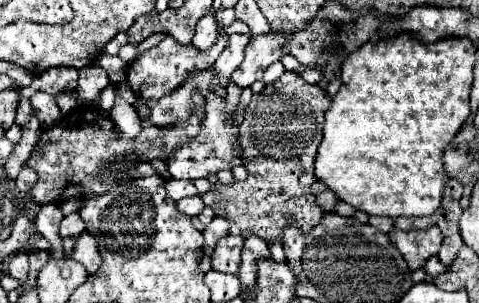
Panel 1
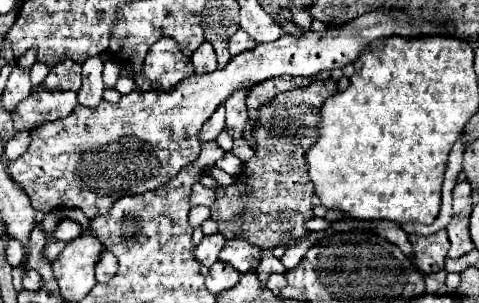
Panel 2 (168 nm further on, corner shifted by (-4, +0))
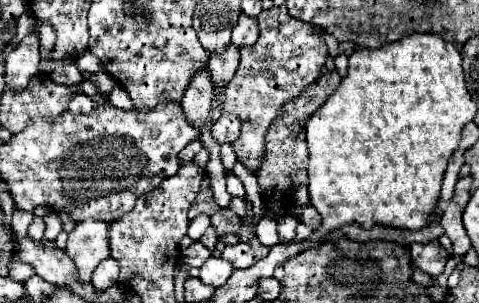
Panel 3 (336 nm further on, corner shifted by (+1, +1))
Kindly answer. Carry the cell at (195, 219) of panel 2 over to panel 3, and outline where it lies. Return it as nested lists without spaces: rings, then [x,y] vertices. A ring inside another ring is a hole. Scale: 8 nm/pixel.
[[[201,214],[201,216],[197,216],[191,224],[189,224],[189,236],[193,238],[193,240],[199,240],[203,234],[205,234],[205,230],[211,226],[211,220],[209,220],[209,216],[205,216],[205,214]]]

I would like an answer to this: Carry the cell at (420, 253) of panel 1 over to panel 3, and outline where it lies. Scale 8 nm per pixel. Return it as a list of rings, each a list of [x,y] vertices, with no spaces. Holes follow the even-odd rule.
[[[439,242],[429,244],[411,244],[411,260],[413,264],[429,276],[439,276],[447,264],[447,252]]]

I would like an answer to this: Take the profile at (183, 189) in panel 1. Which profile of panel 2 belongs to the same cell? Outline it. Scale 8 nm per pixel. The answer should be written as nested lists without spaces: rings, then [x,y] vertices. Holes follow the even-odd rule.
[[[194,183],[192,187],[192,195],[190,195],[190,205],[192,207],[197,205],[205,205],[210,207],[216,200],[215,191],[200,183]]]

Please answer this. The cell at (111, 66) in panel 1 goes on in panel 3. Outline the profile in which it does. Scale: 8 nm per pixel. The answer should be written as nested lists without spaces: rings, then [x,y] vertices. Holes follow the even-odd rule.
[[[117,86],[117,88],[109,94],[109,102],[111,102],[115,108],[121,108],[121,110],[131,110],[131,108],[133,108],[133,102],[131,102],[129,94],[127,94],[121,86]]]

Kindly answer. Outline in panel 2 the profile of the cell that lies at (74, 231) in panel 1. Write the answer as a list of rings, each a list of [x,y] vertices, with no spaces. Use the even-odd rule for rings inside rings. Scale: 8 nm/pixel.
[[[62,219],[56,227],[56,231],[52,233],[54,239],[58,241],[64,241],[64,243],[70,243],[72,239],[76,239],[78,235],[82,233],[82,227],[76,223],[76,221],[70,221],[70,219]]]

